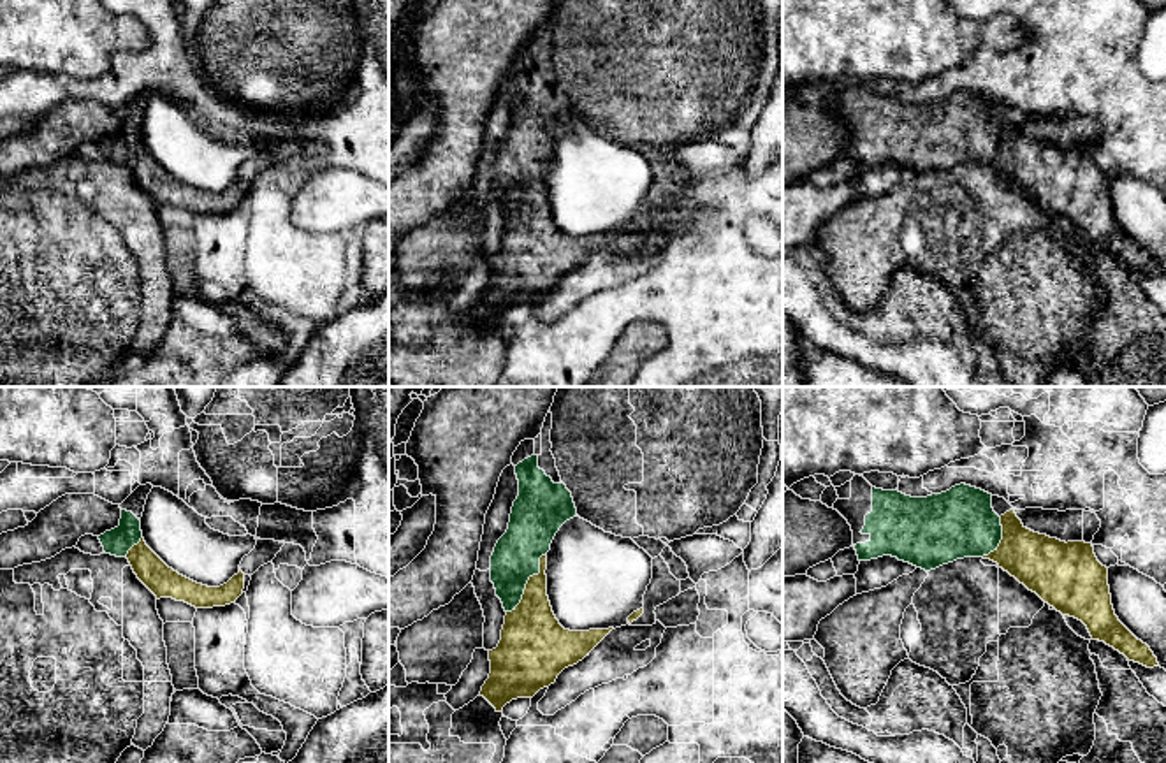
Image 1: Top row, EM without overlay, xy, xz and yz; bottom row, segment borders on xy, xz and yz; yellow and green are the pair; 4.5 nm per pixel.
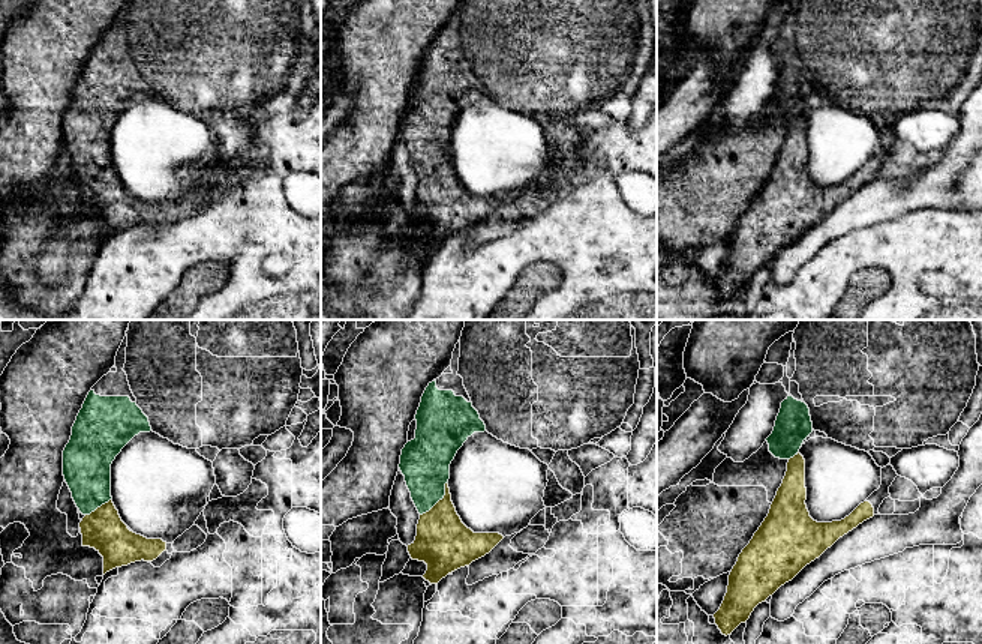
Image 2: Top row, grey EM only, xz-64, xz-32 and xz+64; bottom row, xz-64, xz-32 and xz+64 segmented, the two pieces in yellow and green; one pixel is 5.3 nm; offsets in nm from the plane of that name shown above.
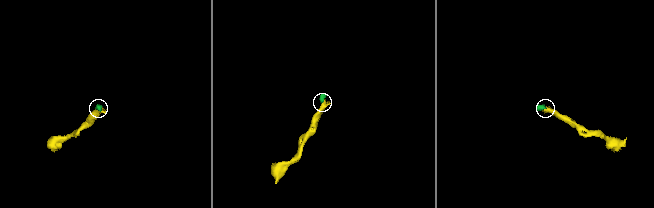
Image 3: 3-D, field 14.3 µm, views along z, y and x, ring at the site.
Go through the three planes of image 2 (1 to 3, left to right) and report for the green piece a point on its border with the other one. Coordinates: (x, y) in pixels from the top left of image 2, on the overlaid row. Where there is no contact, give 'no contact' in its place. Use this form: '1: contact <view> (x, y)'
1: contact xz-64 (98, 508)
2: contact xz-32 (440, 500)
3: contact xz+64 (795, 455)

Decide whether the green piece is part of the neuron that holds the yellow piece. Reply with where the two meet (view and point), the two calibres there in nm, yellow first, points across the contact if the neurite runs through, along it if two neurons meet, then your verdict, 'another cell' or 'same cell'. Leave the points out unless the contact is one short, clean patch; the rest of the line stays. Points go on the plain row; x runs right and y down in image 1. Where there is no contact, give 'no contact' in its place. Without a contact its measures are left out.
xz (528, 188) | 280/220 nm | across xz (531, 243), (528, 188), (528, 143), (531, 134) | same cell

